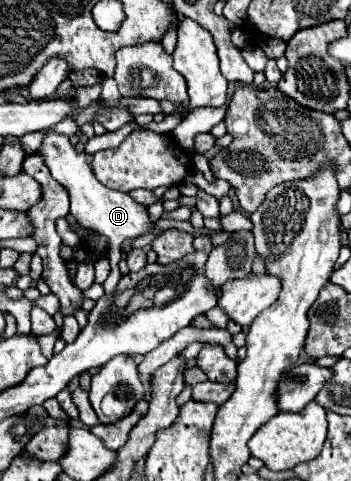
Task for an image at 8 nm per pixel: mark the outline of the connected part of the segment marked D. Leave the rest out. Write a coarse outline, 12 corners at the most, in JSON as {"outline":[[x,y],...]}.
{"outline":[[68,136],[38,150],[70,194],[70,214],[108,240],[115,294],[128,238],[152,236],[148,208],[104,188]]}

